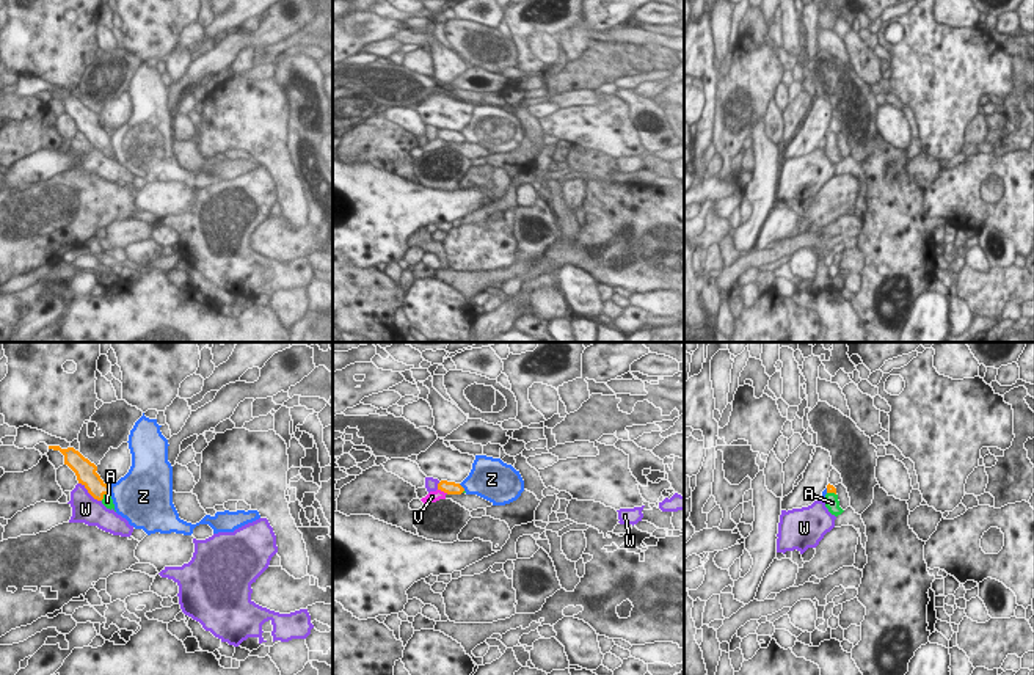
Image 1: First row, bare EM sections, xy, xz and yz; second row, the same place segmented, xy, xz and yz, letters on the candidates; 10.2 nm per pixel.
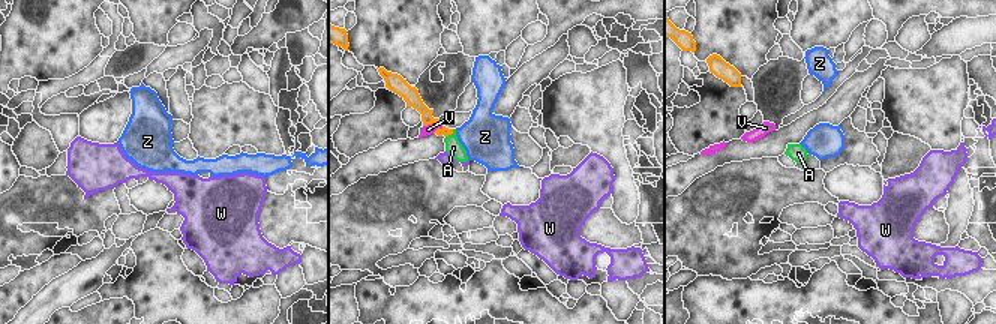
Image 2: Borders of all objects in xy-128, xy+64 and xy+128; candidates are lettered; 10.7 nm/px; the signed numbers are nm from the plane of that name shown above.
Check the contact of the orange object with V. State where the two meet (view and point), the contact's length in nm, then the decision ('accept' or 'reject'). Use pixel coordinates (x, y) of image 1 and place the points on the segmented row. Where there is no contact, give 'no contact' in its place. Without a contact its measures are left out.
xz (443, 490) | 120 nm | reject

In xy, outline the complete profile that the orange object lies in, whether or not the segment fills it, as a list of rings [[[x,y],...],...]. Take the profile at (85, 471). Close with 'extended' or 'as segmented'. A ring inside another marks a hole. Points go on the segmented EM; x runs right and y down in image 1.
[[[49,446],[49,449],[60,451],[64,455],[64,465],[67,465],[77,476],[88,493],[100,501],[107,509],[115,510],[115,504],[110,494],[110,485],[107,485],[96,472],[97,466],[85,458],[74,447],[61,449],[60,446]]]; extended

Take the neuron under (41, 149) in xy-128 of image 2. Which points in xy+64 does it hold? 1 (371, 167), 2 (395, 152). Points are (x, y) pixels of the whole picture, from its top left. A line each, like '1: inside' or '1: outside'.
1: outside
2: outside

